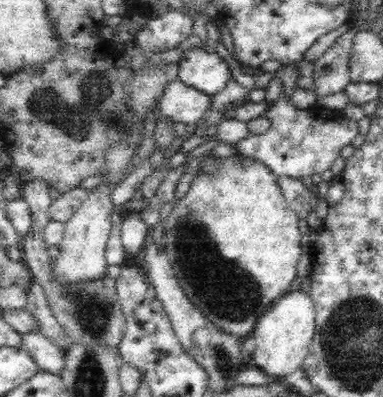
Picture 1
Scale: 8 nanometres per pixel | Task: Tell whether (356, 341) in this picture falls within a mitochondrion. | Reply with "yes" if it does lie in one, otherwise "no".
yes

